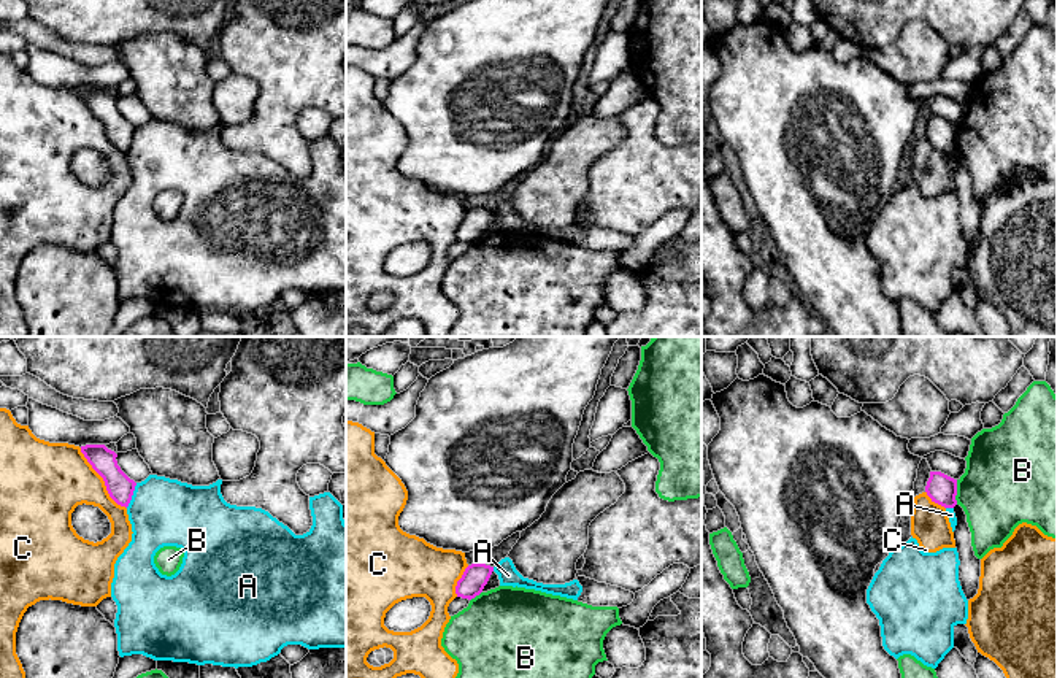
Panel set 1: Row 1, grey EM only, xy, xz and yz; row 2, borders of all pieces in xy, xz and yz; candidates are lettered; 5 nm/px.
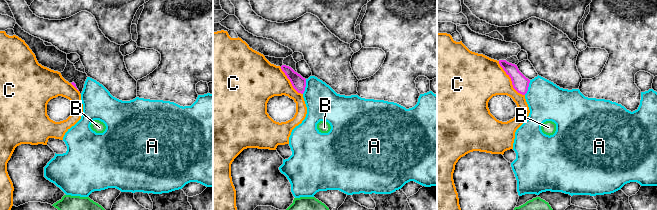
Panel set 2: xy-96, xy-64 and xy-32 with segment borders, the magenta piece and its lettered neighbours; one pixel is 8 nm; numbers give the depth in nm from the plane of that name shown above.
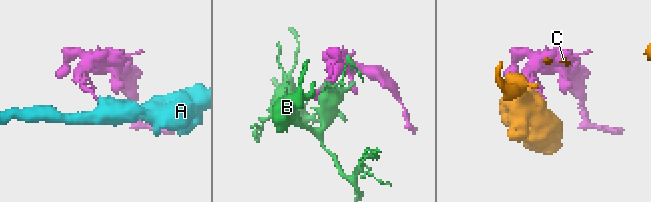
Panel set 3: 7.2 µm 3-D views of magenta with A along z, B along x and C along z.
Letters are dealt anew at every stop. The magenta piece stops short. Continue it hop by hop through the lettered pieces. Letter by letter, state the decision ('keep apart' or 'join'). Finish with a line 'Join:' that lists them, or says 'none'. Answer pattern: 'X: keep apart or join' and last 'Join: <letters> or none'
A: keep apart
B: keep apart
C: keep apart
Join: none

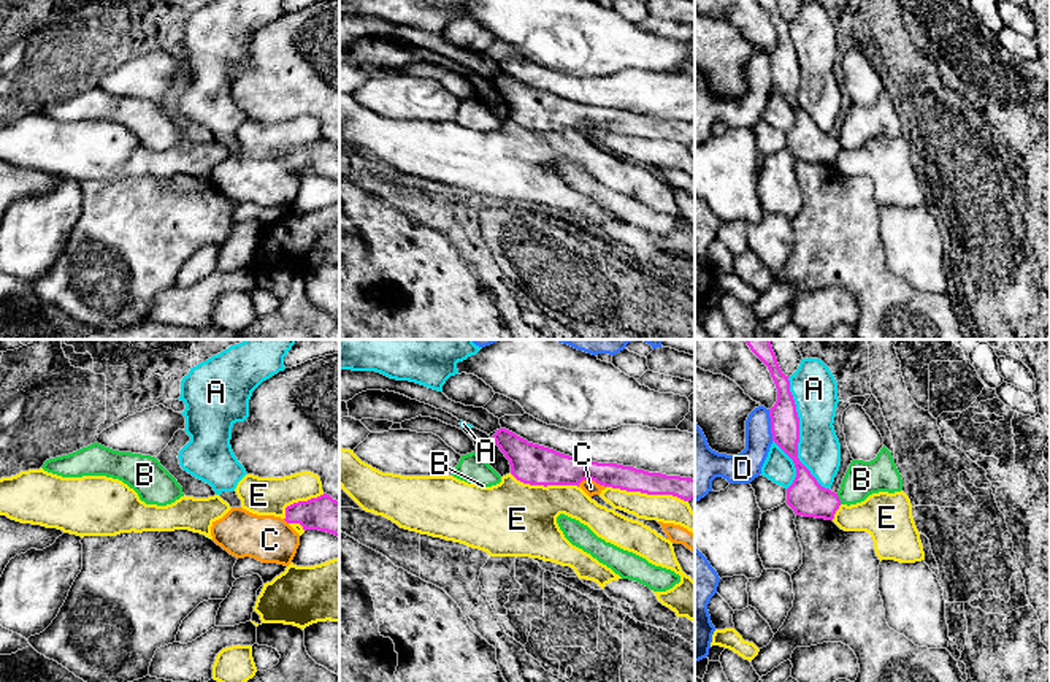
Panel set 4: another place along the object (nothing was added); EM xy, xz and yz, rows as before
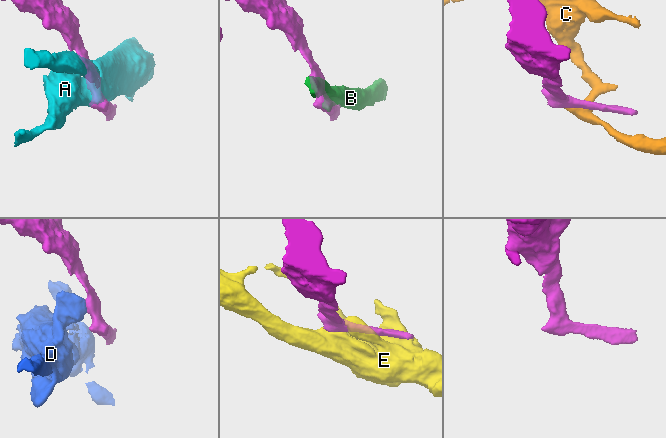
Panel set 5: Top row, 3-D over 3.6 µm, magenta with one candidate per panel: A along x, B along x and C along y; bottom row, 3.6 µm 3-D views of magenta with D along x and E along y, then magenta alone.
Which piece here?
A: keep apart
B: join
C: keep apart
D: keep apart
E: keep apart
Join: B

